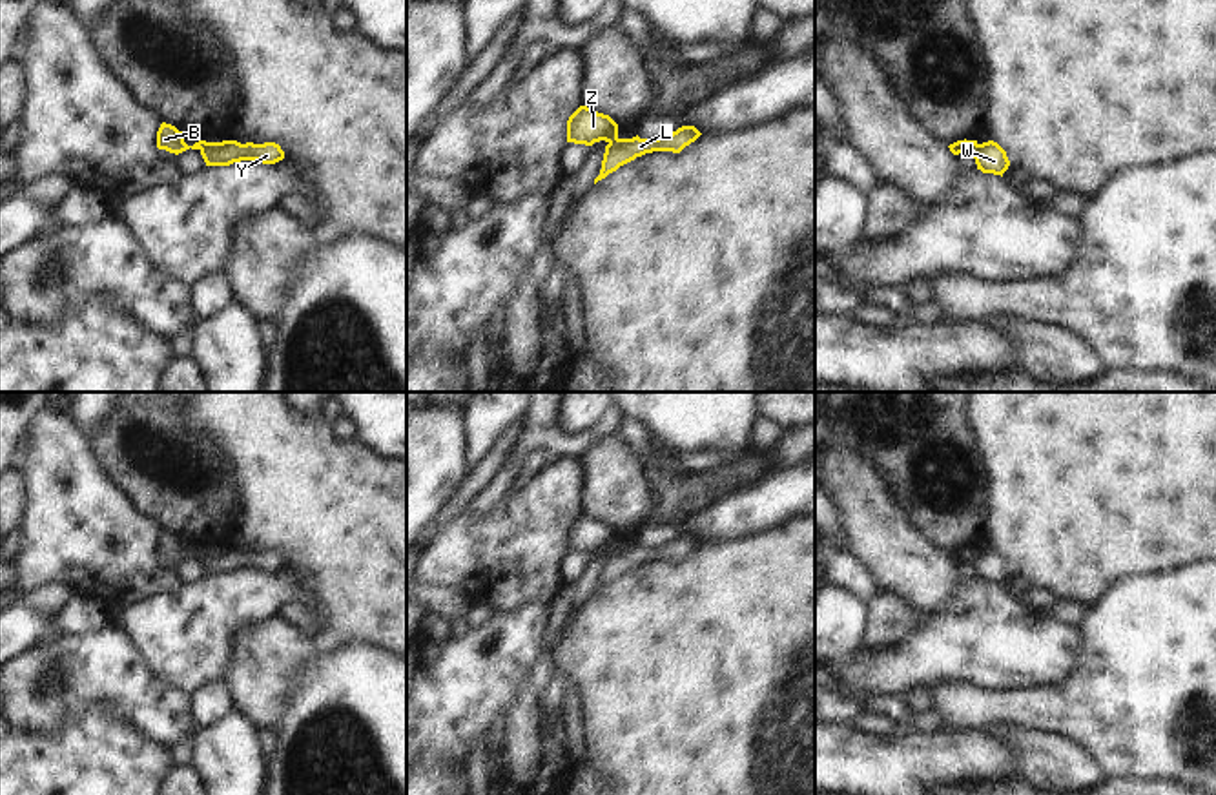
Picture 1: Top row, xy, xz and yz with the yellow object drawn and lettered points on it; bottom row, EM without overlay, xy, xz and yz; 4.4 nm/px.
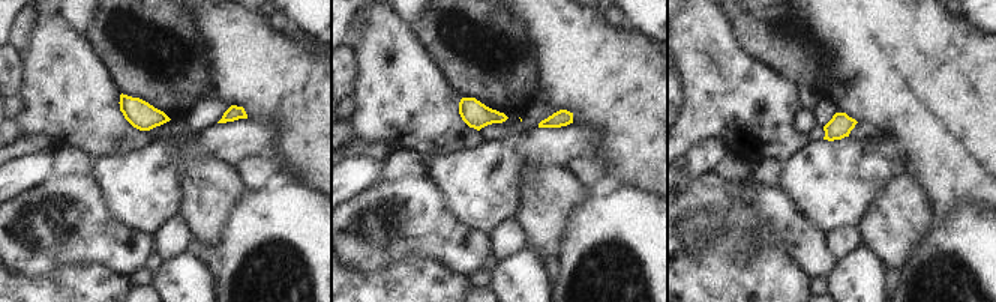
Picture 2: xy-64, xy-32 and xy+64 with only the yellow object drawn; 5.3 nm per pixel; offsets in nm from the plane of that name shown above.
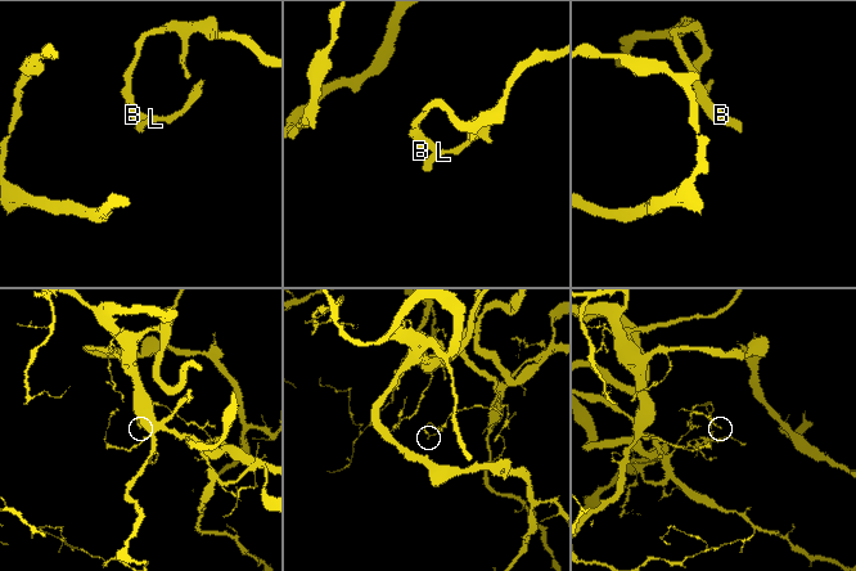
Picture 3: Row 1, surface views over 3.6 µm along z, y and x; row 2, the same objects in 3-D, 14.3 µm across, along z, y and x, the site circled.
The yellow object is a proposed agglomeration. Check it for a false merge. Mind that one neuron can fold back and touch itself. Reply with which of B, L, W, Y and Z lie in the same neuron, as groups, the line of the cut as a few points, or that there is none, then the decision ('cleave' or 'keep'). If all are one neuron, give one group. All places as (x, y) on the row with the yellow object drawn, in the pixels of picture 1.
B Z / L W Y | xy (208, 143), (201, 150) | cleave

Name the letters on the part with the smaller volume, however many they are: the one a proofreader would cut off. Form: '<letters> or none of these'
L, W, Y

